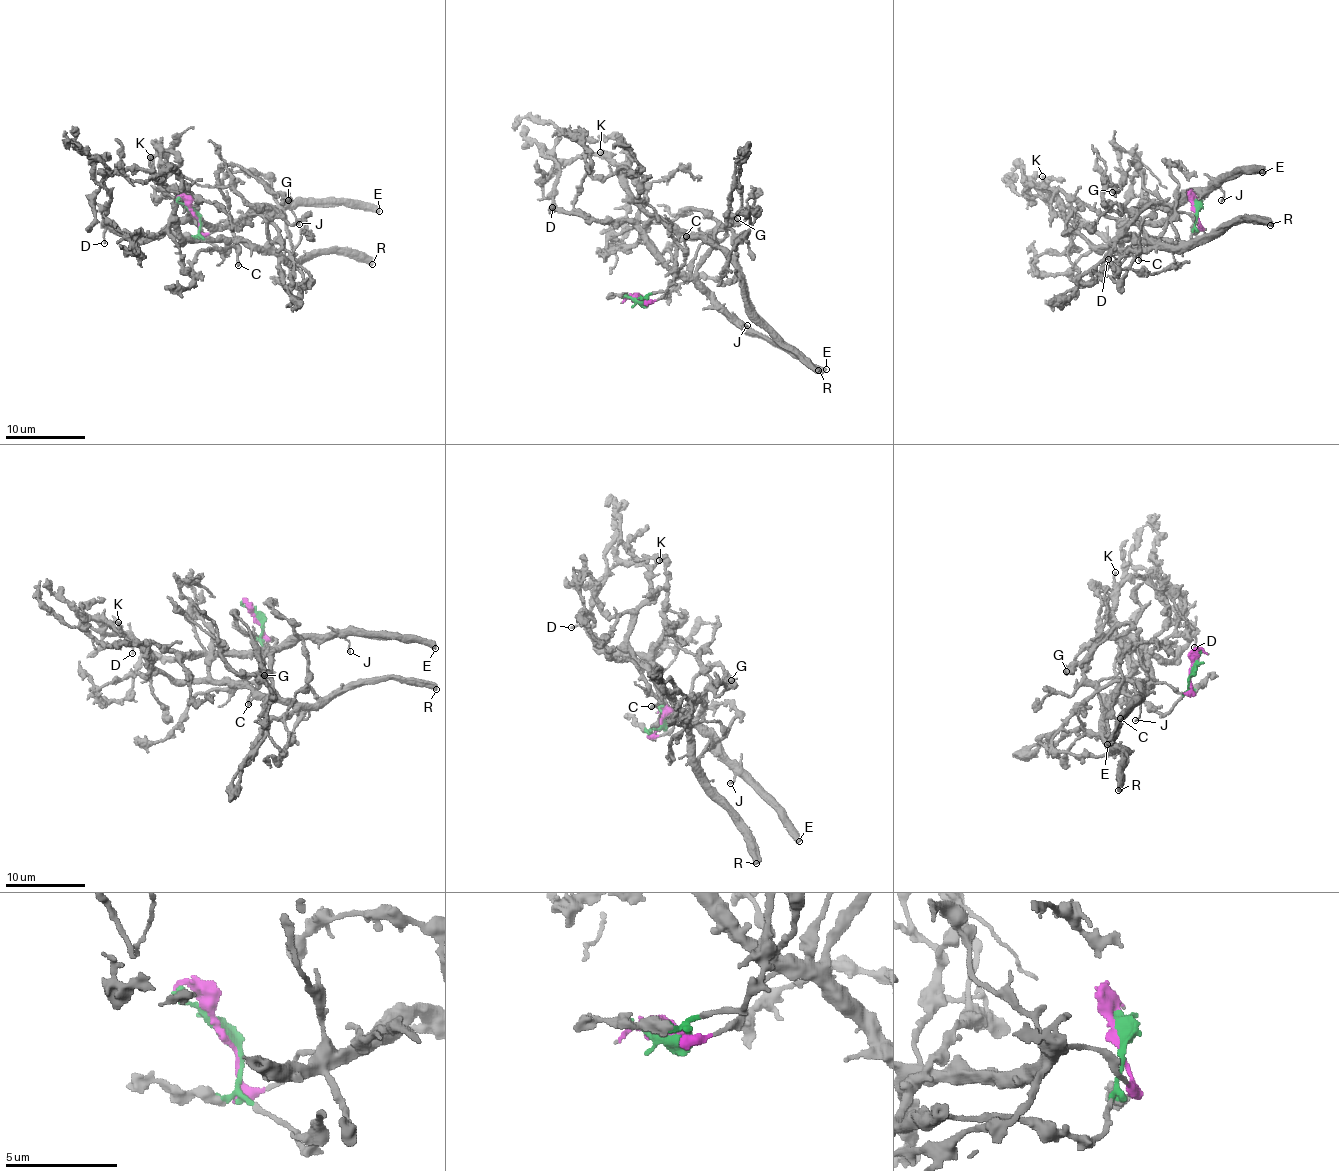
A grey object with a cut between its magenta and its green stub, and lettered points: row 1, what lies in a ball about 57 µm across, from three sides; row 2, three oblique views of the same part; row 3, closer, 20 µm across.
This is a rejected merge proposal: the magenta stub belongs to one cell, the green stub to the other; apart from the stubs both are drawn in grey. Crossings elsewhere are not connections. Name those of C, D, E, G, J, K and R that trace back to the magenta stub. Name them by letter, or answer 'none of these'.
C, D, E, G, J

